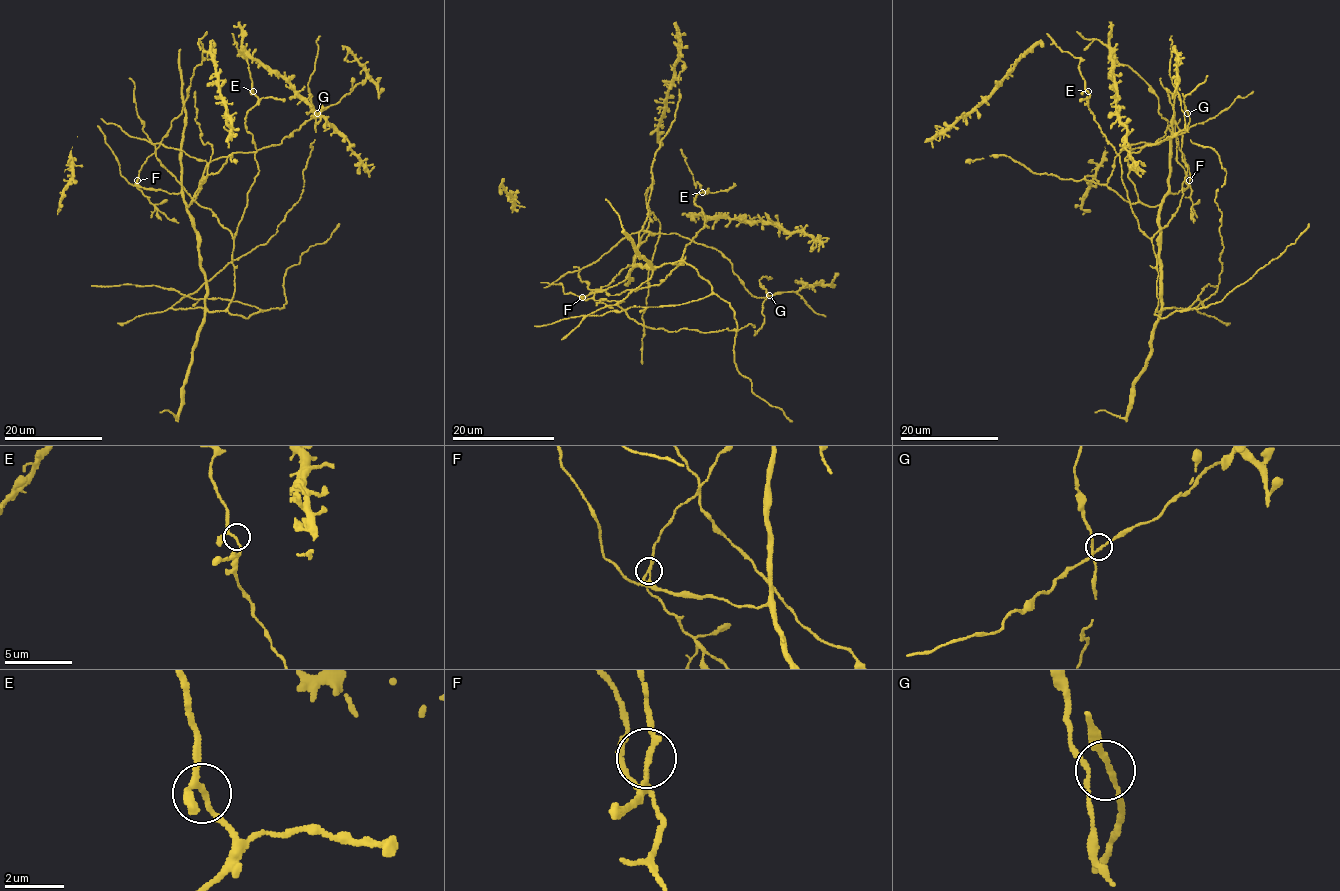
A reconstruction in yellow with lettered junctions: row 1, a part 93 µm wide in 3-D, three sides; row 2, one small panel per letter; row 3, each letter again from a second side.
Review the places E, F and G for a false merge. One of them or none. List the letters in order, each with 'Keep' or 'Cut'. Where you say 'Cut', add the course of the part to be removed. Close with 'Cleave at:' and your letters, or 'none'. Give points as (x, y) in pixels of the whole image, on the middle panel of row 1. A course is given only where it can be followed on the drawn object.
E: Keep
F: Cut. Course of the part to remove: (581, 297), (625, 301)
G: Keep
Cleave at: F

